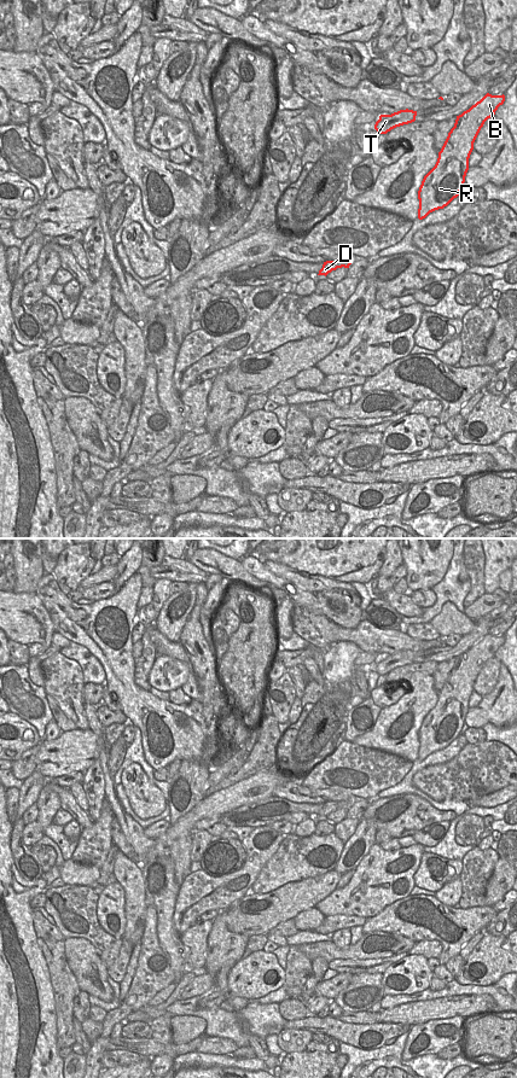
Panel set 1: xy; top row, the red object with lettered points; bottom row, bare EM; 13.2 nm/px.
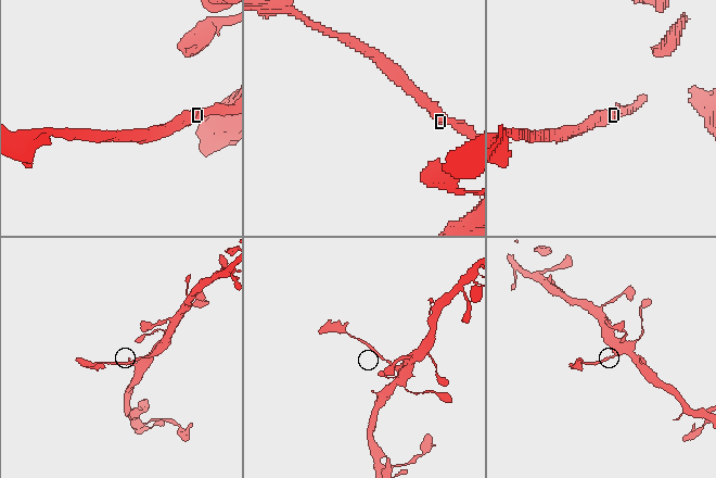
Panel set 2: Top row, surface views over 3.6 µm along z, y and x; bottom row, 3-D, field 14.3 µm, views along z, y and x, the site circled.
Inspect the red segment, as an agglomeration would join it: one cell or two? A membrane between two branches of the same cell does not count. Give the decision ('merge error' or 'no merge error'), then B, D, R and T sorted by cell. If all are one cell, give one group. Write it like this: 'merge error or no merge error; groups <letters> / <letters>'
merge error; groups B R T / D

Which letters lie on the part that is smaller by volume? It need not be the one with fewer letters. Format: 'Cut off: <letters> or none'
Cut off: D

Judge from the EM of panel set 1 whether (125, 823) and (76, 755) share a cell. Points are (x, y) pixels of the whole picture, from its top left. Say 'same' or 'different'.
different

